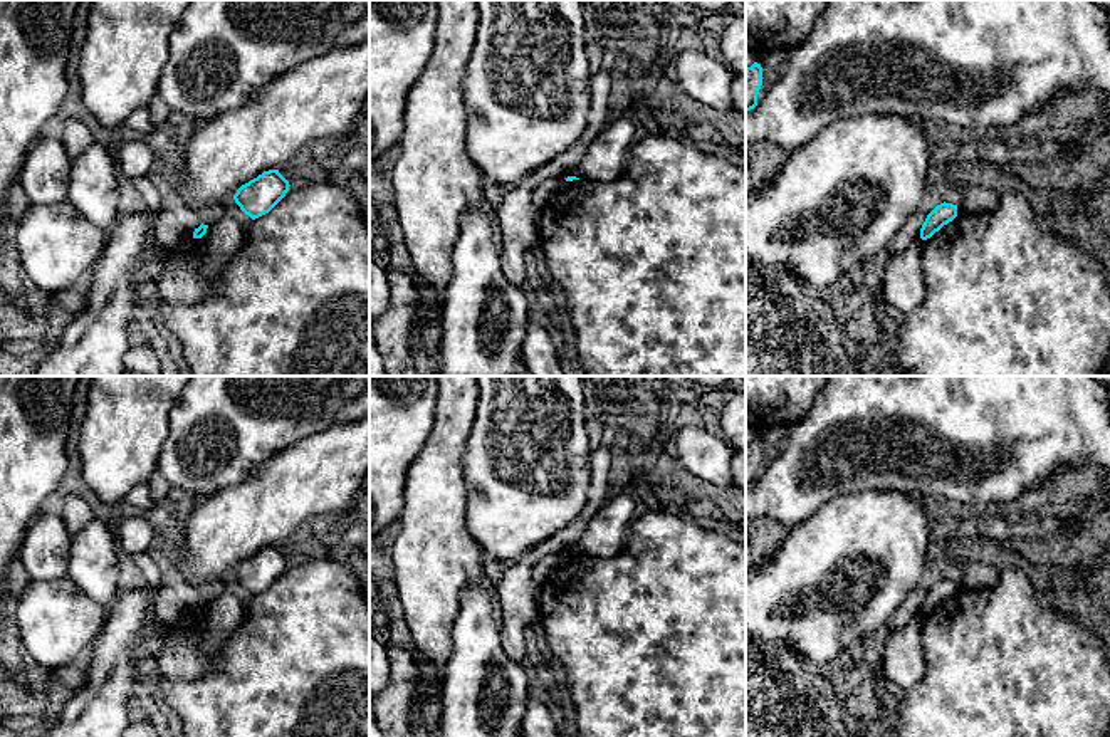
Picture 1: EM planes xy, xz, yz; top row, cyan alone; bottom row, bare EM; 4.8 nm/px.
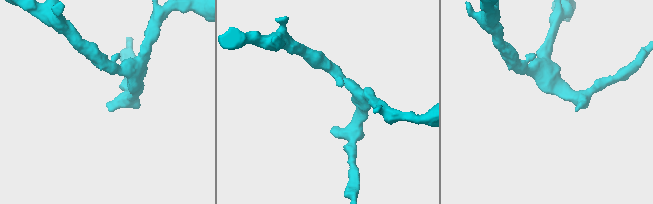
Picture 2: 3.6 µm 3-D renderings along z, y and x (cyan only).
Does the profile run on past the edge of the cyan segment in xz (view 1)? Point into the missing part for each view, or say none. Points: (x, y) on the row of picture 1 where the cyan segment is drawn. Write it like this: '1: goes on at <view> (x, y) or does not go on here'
1: does not go on here

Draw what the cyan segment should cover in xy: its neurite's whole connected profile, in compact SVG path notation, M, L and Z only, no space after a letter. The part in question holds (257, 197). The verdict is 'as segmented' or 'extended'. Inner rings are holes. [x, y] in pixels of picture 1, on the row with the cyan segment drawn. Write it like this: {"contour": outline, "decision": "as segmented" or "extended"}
{"contour": "M269 170L242 185L233 200L245 215L255 220L269 213L285 196L289 186L279 170Z", "decision": "as segmented"}

